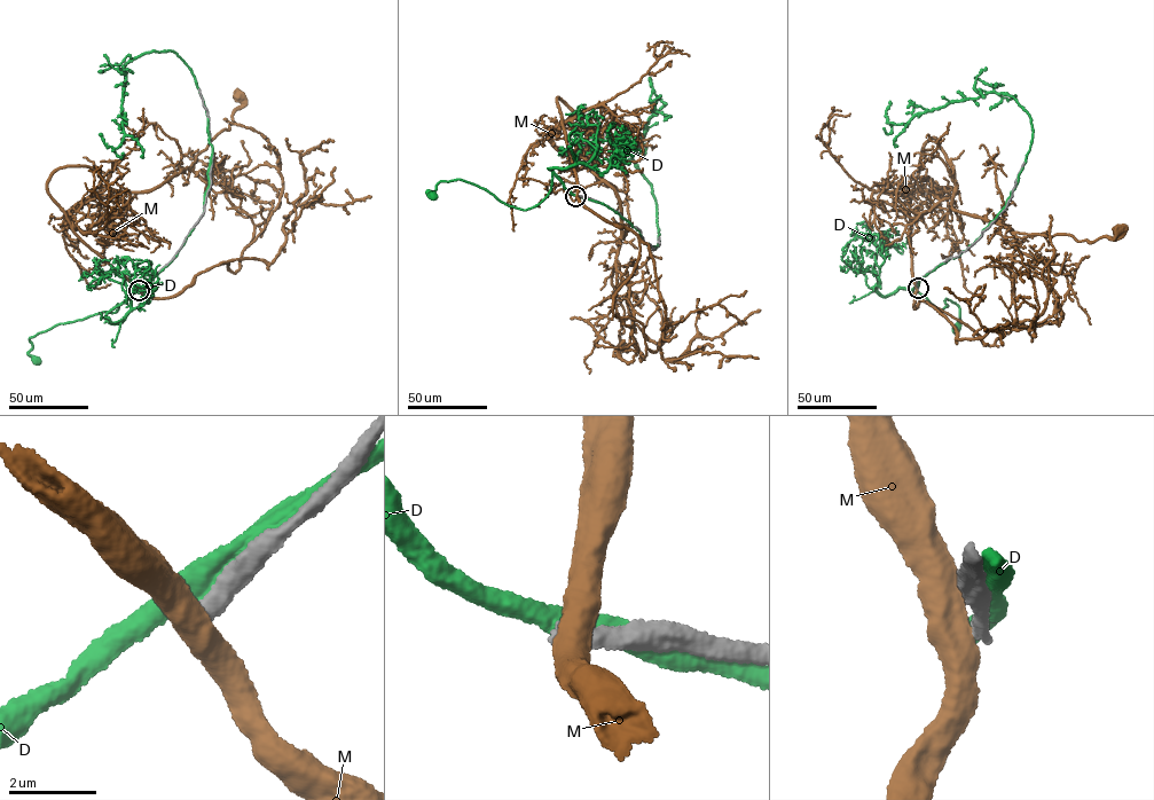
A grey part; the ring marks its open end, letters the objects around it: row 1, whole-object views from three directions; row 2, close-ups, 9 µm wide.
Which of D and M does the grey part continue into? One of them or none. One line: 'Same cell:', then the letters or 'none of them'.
Same cell: none of them

